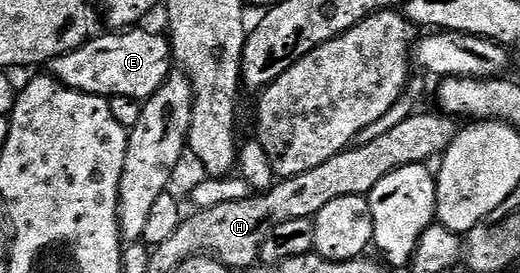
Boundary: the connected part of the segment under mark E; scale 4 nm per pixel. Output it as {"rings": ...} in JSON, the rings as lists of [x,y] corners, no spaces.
{"rings":[[[129,28],[126,34],[105,34],[102,38],[90,37],[78,50],[67,52],[63,56],[53,58],[47,63],[47,70],[52,77],[73,90],[84,94],[98,94],[100,98],[135,98],[144,100],[150,98],[174,73],[173,48],[164,33],[152,34],[149,30],[137,30],[141,28]]]}

